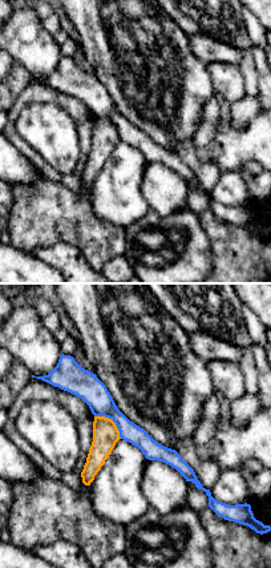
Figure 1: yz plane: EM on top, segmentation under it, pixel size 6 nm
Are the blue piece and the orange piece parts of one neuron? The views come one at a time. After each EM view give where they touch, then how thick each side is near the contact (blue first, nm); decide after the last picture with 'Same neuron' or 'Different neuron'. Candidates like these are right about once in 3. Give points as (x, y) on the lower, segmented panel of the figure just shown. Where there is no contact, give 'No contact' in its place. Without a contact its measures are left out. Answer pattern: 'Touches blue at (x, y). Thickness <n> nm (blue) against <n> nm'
Touches blue at (112, 419). Thickness 160 nm (blue) against 160 nm

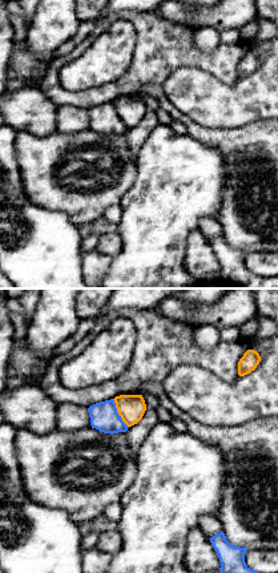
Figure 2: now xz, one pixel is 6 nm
Touches blue at (117, 414). Thickness 170 nm (blue) against 160 nm

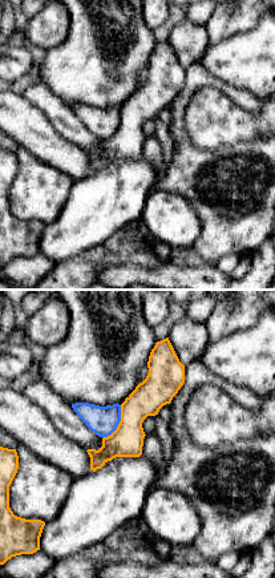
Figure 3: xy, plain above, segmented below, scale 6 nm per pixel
Touches blue at (118, 423). Thickness 180 nm (blue) against 200 nm

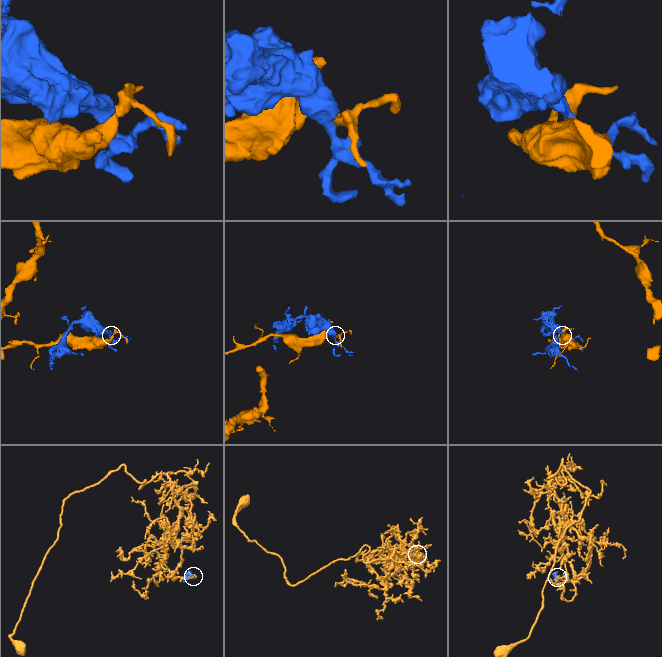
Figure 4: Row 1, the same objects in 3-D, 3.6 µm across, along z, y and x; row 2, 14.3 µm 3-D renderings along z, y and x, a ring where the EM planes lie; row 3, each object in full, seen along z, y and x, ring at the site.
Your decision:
Different neuron

